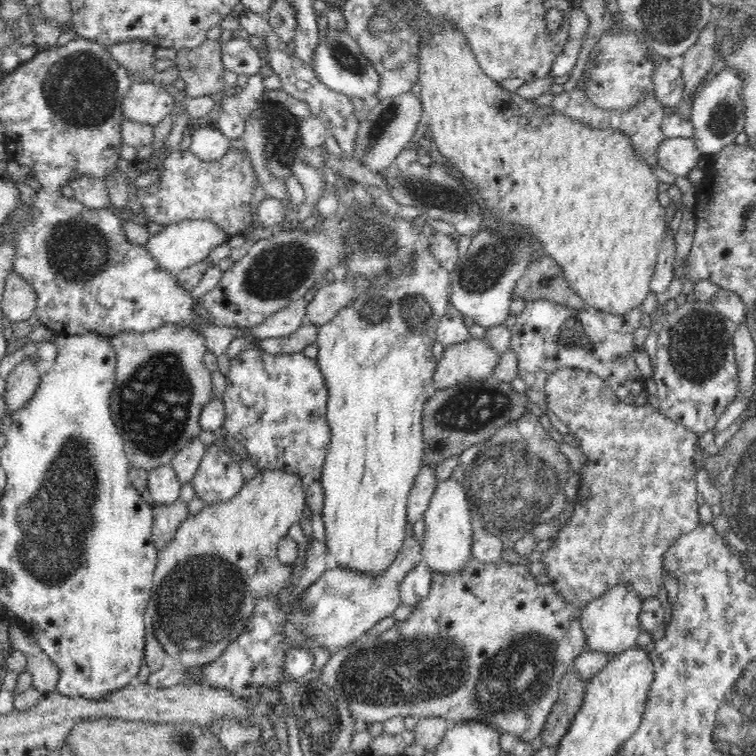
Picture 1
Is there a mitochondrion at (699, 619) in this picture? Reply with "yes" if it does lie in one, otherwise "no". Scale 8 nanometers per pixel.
no

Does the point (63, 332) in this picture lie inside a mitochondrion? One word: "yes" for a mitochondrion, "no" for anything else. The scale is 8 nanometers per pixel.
no

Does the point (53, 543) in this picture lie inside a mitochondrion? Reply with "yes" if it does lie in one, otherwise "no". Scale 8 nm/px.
yes

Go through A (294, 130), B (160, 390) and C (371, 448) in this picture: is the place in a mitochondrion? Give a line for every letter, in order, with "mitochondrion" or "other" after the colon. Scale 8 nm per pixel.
A: other
B: mitochondrion
C: mitochondrion

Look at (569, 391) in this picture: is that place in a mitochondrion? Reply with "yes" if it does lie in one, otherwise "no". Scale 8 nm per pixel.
no

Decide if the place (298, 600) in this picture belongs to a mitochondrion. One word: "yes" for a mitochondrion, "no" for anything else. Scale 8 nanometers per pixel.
no

